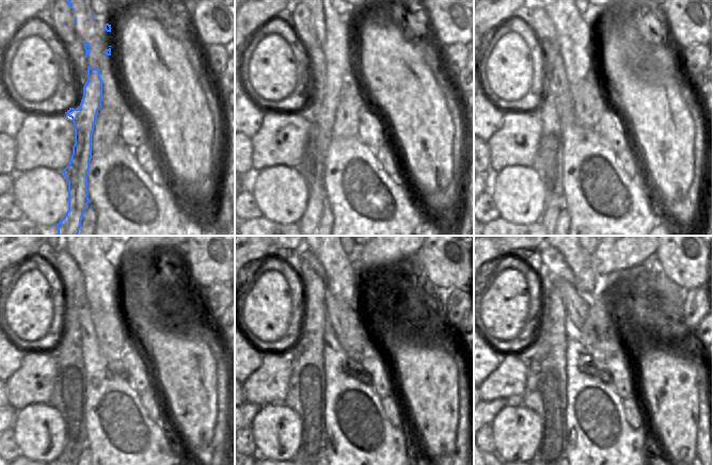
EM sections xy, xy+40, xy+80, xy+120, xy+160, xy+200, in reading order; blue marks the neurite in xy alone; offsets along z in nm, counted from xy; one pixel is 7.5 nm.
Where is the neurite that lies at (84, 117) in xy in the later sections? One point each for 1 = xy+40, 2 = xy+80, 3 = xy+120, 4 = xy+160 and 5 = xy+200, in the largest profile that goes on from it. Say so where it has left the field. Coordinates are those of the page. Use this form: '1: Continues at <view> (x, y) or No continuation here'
1: Continues at xy+40 (339, 58)
2: Continues at xy+80 (577, 65)
3: Continues at xy+120 (108, 277)
4: Continues at xy+160 (347, 276)
5: Continues at xy+200 (585, 281)

